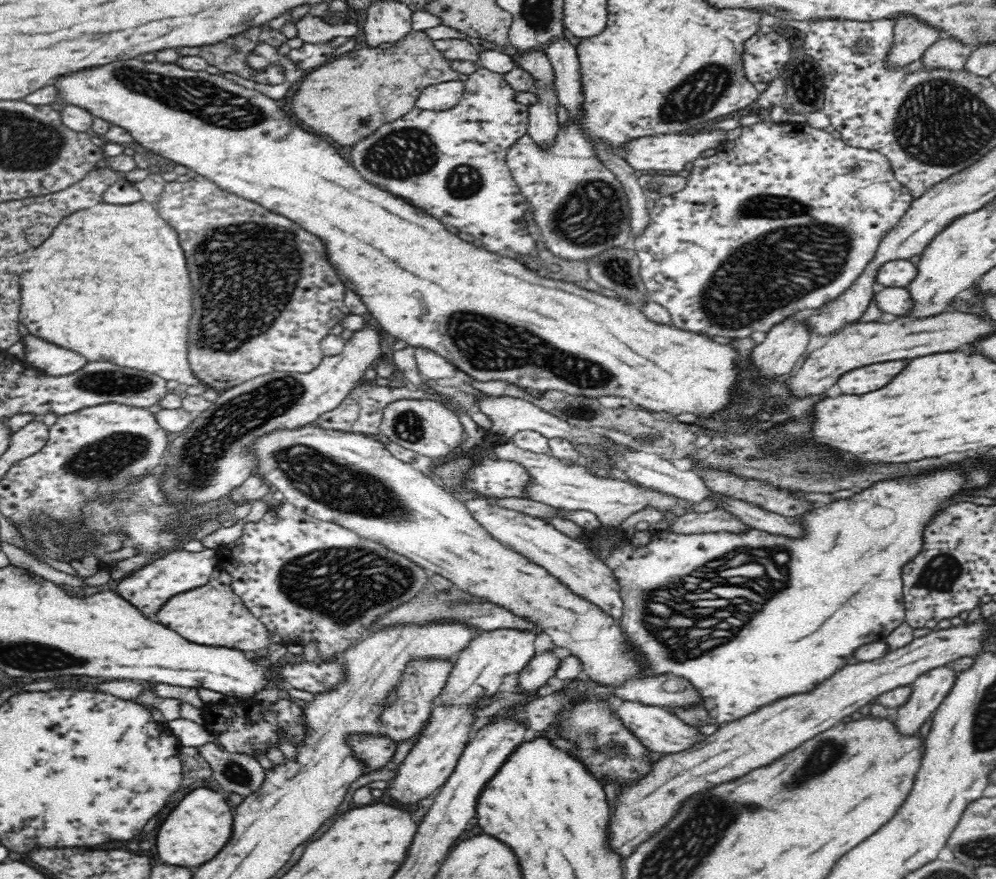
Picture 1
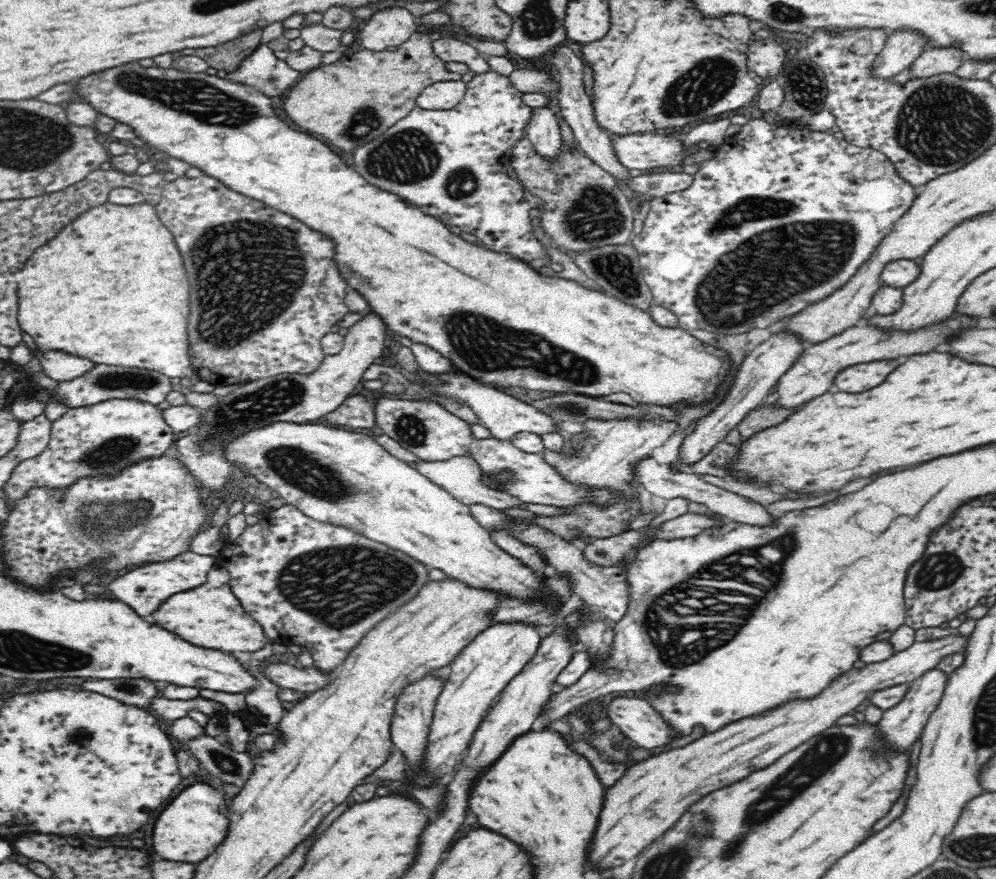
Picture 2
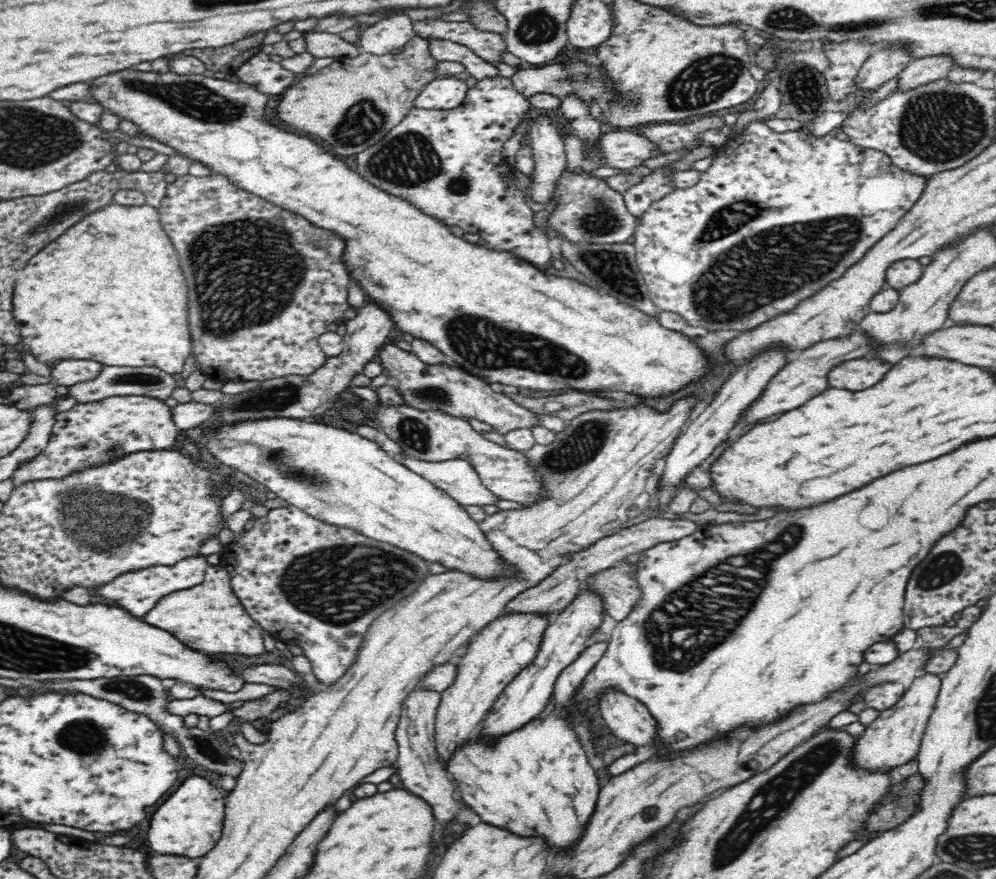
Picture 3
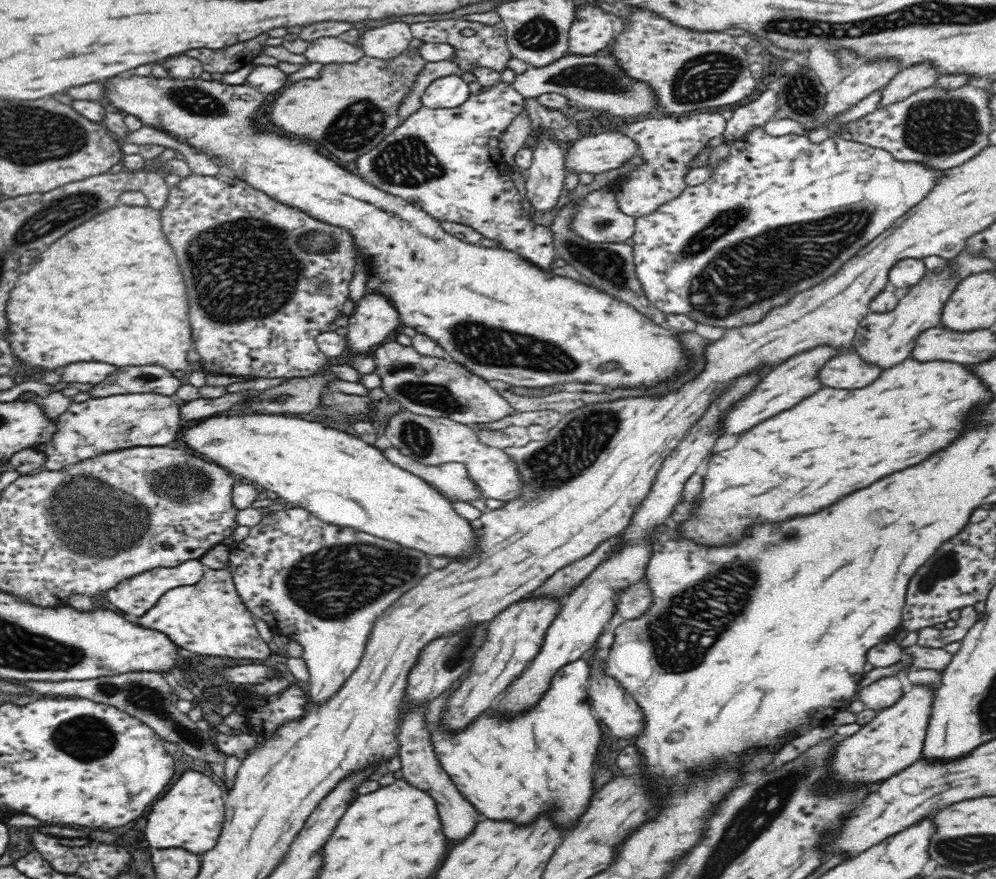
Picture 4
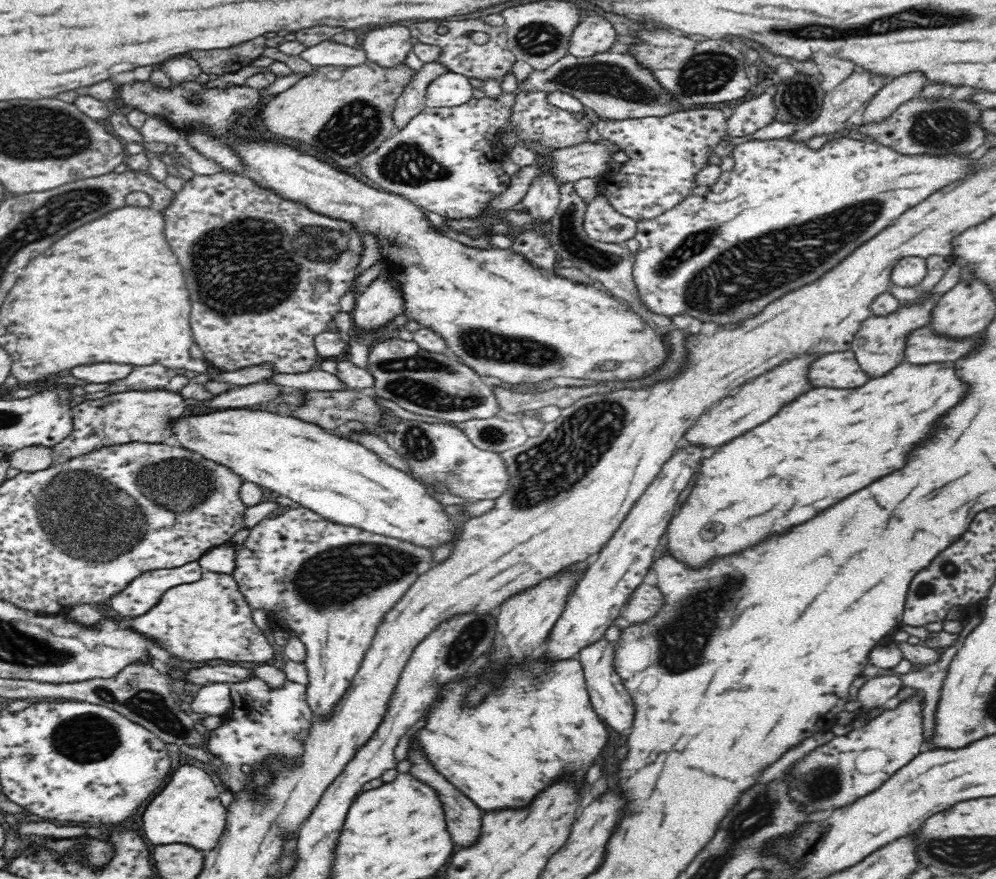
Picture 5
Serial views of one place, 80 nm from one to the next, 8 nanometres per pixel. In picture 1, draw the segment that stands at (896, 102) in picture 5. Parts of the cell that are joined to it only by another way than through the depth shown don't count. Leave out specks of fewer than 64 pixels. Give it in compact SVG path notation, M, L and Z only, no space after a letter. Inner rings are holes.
M940 38L922 54L920 58L921 68L926 71L938 69L962 70L973 49L966 44L956 42L956 40Z

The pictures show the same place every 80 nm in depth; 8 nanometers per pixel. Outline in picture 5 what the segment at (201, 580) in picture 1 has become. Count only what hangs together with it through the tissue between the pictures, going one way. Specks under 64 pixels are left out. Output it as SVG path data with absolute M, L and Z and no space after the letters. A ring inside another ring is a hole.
M198 561L186 563L184 566L149 570L135 578L121 593L110 599L110 606L120 616L132 618L146 614L162 594L178 584L196 582L202 578L203 568Z

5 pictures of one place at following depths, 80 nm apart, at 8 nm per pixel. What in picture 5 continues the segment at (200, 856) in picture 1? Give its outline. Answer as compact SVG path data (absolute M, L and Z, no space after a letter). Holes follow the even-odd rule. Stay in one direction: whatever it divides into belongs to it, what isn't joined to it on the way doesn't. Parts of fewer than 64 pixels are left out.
M180 766L142 814L146 838L153 845L182 843L202 851L214 849L224 832L227 815L218 794L212 778L204 770Z

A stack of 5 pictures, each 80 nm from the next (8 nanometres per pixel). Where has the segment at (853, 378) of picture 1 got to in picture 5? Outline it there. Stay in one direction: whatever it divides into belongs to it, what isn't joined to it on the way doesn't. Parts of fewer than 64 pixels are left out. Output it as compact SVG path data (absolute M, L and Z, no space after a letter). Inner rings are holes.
M850 351L826 353L811 363L808 380L812 386L838 386L838 388L854 388L862 386L868 376L860 370L854 353Z

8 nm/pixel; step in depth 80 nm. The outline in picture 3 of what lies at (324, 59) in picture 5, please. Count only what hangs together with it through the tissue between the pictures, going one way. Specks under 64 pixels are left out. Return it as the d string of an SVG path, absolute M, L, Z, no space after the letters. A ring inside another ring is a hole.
M305 33L307 51L314 58L331 57L333 60L348 57L352 58L362 52L357 44L349 44L338 34L332 33Z

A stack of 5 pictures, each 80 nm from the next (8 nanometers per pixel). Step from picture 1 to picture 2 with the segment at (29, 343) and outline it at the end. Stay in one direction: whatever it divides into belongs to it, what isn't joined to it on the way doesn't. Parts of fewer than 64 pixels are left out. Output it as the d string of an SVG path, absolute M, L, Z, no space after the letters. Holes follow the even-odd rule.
M48 351L39 355L39 358L42 367L44 367L43 372L58 383L82 377L97 366L90 360L70 354L62 354L60 351Z

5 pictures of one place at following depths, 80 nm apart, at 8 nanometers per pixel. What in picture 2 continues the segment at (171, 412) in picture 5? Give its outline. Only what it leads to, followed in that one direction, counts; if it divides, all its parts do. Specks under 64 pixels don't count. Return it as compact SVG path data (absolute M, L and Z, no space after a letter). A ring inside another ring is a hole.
M114 398L90 406L69 408L52 421L48 446L38 456L18 464L5 482L3 487L10 498L7 507L14 505L34 486L66 488L82 476L114 474L140 458L170 453L174 444L174 430L166 422L158 404L137 398Z

